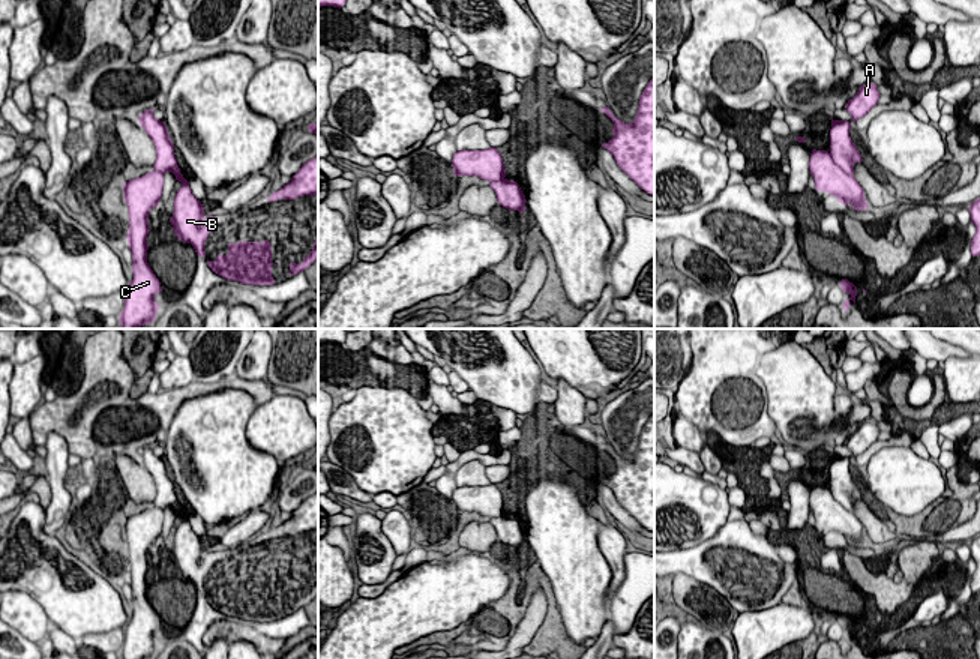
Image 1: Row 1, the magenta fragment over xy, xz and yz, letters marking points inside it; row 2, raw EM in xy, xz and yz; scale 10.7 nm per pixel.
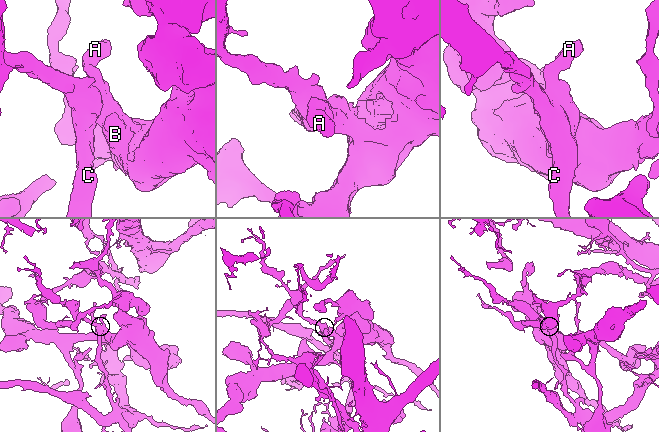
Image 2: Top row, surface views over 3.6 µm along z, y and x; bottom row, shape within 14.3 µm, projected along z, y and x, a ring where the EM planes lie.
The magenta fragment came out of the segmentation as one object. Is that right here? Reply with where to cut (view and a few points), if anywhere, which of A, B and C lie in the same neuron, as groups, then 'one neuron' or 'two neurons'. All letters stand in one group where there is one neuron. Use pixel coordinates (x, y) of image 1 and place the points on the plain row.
no cut; A B C; one neuron

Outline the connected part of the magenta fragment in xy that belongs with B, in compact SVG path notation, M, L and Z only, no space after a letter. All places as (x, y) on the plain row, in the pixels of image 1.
M146 446L138 452L141 464L152 474L156 485L155 506L141 513L123 519L125 539L129 548L129 566L126 570L132 590L134 615L125 626L125 644L120 659L153 659L159 641L153 635L162 627L161 618L147 599L149 548L159 542L164 510L173 509L182 524L174 534L174 549L170 554L179 576L191 579L200 593L206 593L204 581L216 561L216 552L204 552L204 542L195 534L189 518L180 509L174 492L174 480L164 458L153 452L153 446Z

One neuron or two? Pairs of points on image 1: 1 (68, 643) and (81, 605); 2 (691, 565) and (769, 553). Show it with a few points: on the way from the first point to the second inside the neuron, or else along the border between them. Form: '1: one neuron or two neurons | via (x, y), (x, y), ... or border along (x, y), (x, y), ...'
1: two neurons | border along (51, 625), (65, 631), (78, 643)
2: one neuron | via (707, 545), (715, 541), (749, 541)

